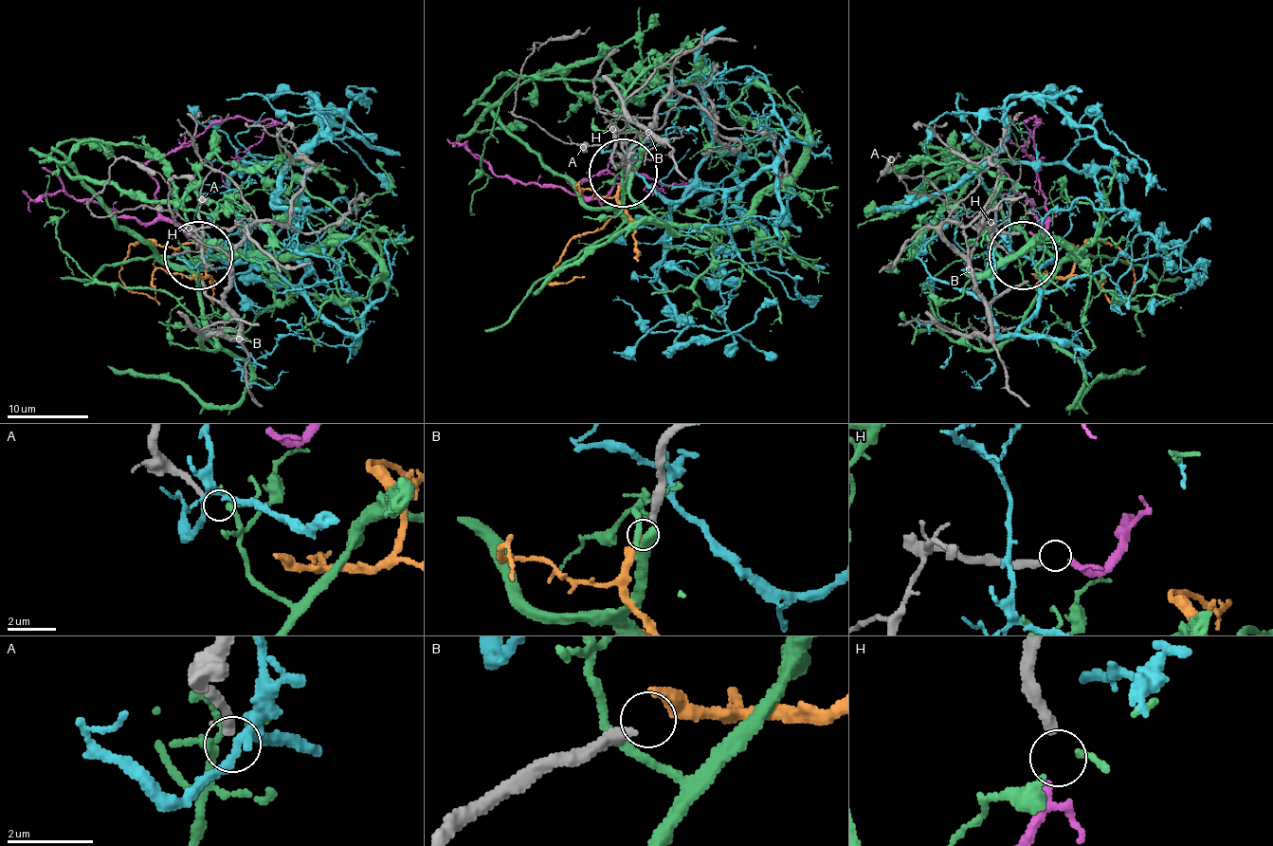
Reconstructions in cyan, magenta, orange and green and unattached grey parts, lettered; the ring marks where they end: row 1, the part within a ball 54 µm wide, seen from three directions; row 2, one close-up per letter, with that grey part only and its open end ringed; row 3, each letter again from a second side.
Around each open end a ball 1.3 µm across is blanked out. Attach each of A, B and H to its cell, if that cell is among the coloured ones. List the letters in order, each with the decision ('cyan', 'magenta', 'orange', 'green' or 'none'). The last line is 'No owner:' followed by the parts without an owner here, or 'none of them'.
A: green
B: orange
H: magenta
No owner: none of them

